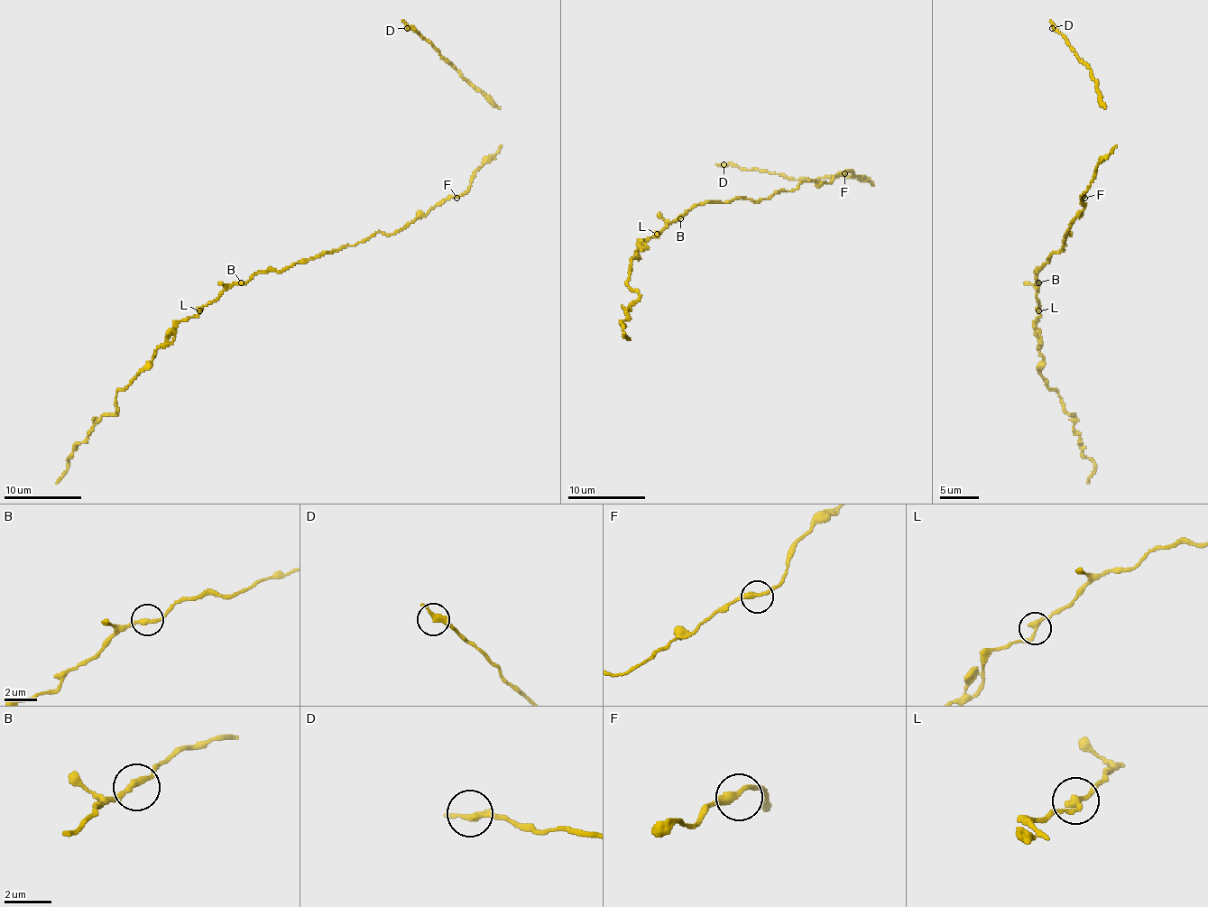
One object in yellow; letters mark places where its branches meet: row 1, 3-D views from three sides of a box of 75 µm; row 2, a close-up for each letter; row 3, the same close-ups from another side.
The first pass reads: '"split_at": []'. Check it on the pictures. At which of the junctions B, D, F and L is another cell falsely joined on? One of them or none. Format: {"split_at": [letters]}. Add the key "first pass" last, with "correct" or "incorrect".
{"split_at": ["L"], "first pass": "incorrect"}

